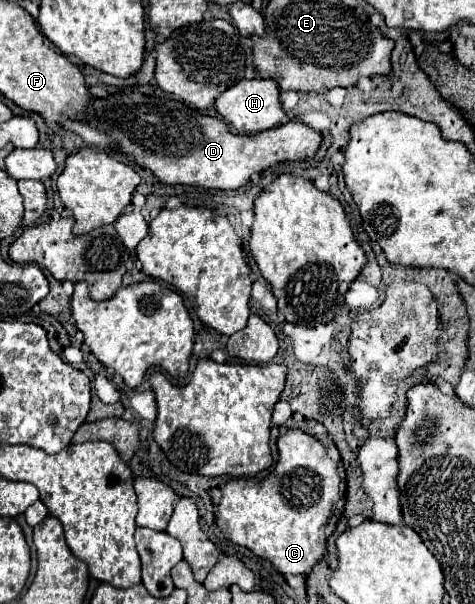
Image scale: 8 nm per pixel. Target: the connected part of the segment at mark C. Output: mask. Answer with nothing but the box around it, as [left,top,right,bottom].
[217,429,341,575]

